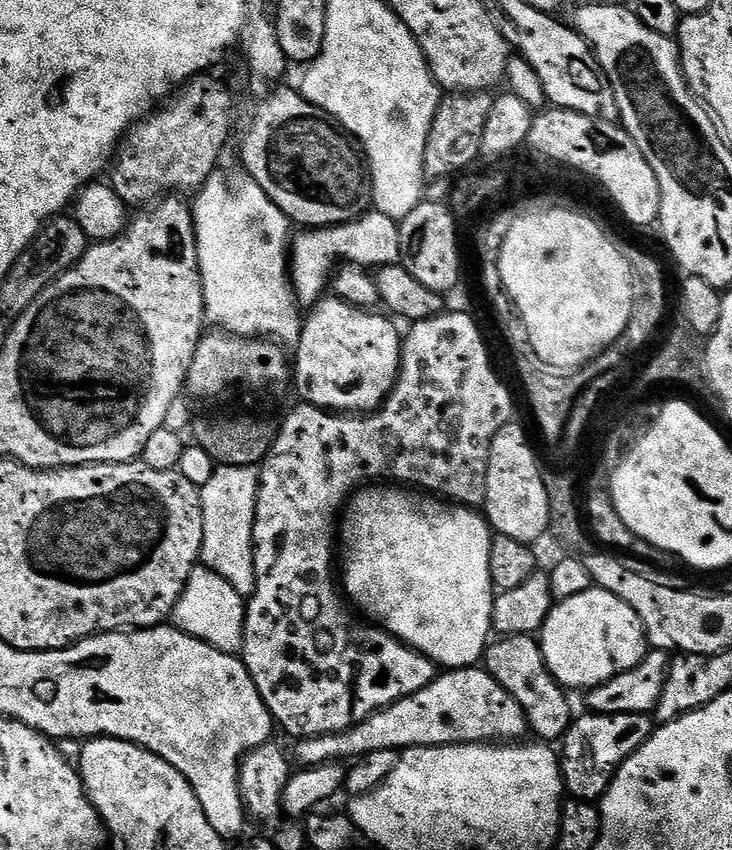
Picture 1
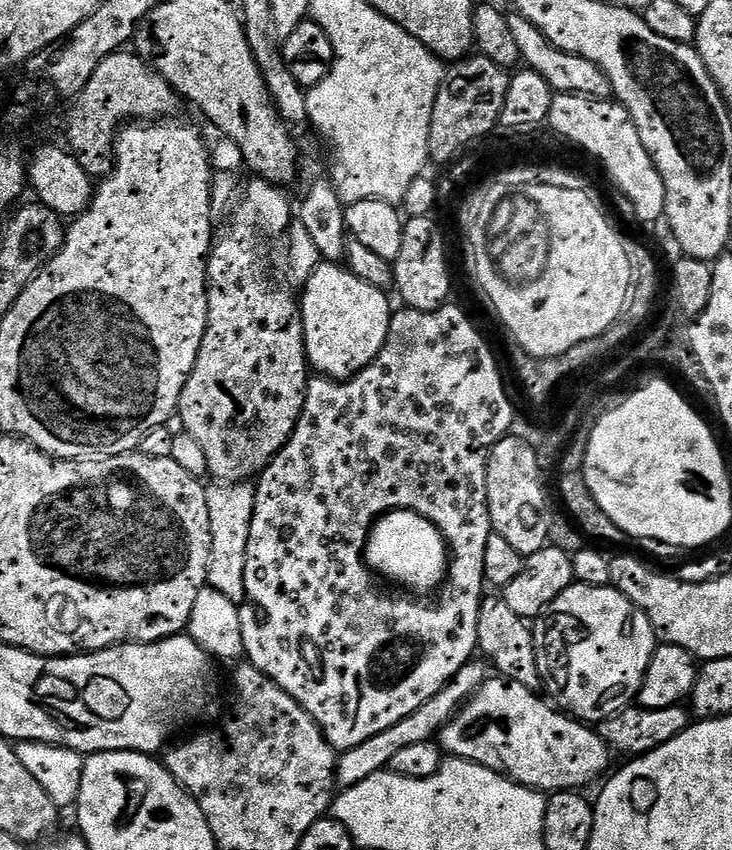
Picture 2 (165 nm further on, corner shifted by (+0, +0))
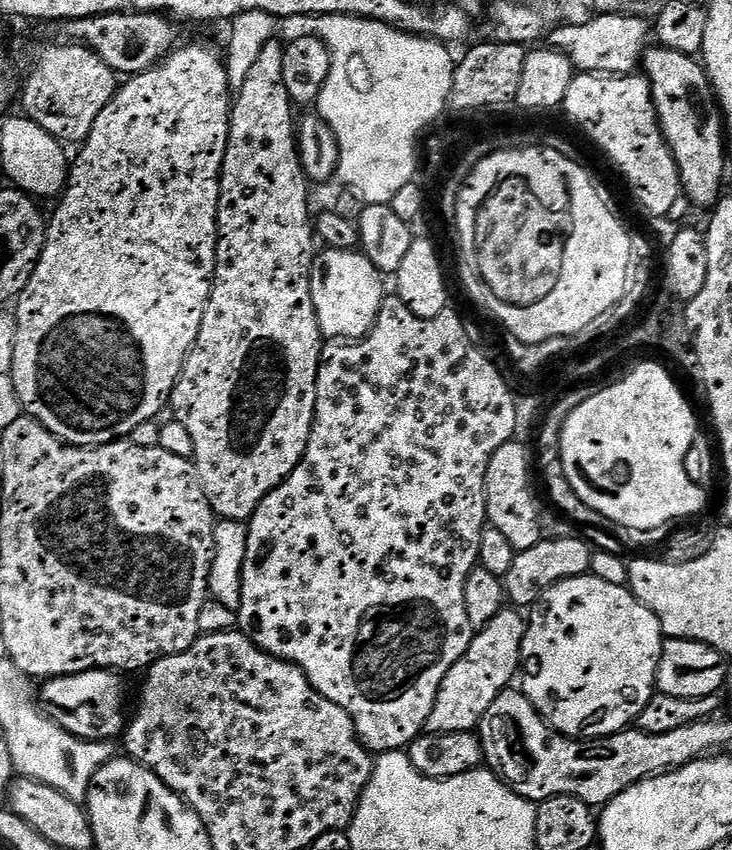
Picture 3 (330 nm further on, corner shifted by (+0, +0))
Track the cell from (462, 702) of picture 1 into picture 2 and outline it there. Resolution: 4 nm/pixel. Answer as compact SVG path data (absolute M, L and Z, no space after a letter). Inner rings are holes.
M503 678L485 680L484 685L456 711L455 716L445 722L444 729L438 734L441 749L449 757L486 766L523 788L535 788L545 794L584 790L591 780L598 779L600 775L603 777L609 771L610 749L607 742L600 737L599 731L593 730L587 723L557 710L543 695L536 695L540 694L522 686L522 682Z

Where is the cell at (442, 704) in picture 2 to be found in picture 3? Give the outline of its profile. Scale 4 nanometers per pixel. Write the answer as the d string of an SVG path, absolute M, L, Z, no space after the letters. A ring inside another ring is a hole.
M506 606L498 615L490 618L485 628L473 635L466 654L462 654L462 658L450 666L450 674L442 678L438 698L434 698L434 710L430 710L427 731L454 734L479 729L482 714L490 710L494 698L505 692L513 683L516 672L518 676L521 671L520 651L525 627L525 617L515 607Z

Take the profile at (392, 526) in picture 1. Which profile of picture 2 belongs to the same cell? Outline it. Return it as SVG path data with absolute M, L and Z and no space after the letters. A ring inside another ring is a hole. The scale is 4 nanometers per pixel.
M400 508L396 512L387 512L372 525L368 545L364 547L364 559L373 573L384 575L396 584L405 584L409 593L432 594L447 577L450 553L447 540L430 521L416 512Z

